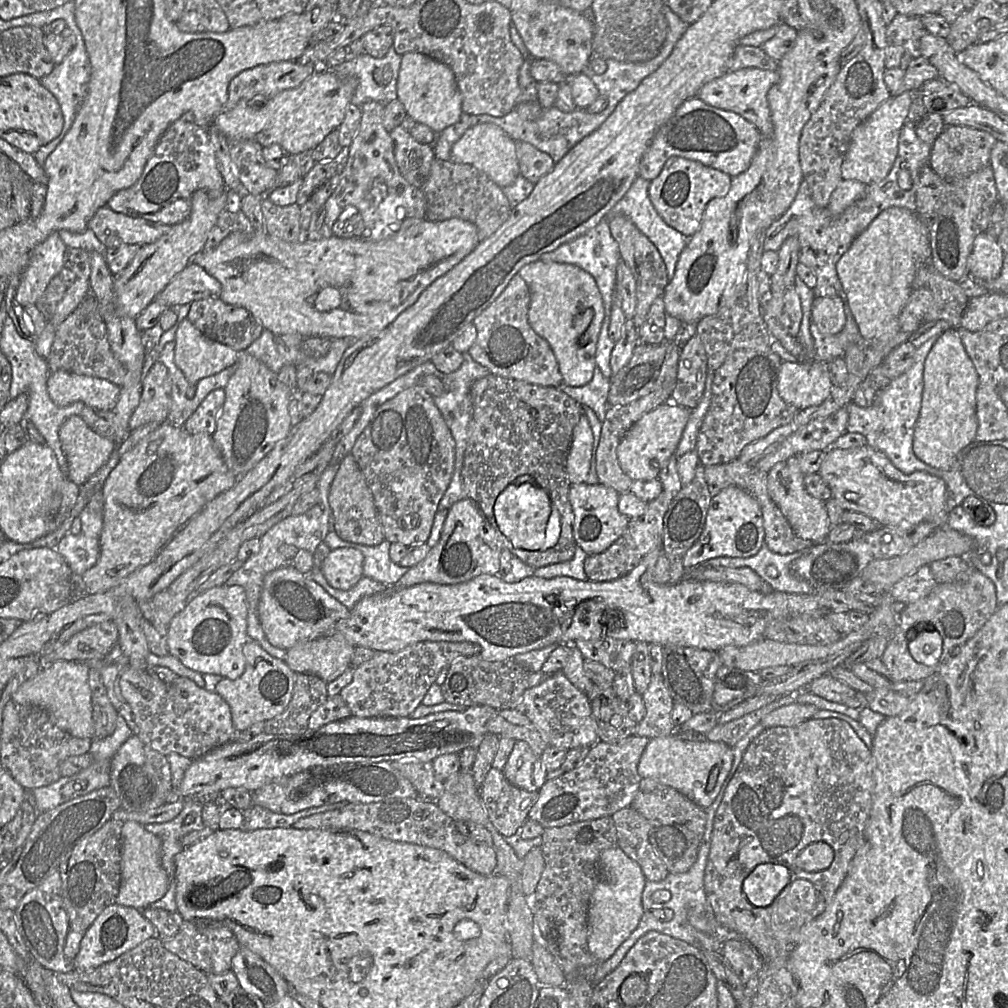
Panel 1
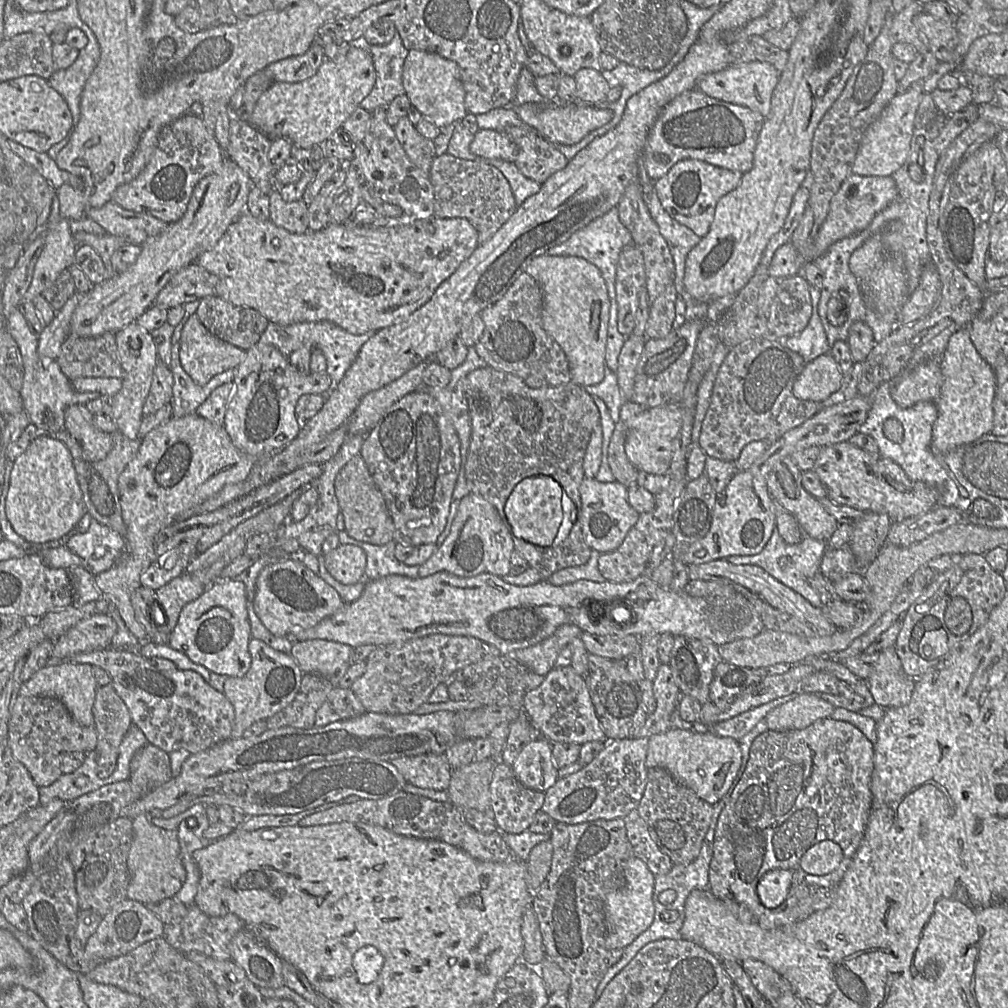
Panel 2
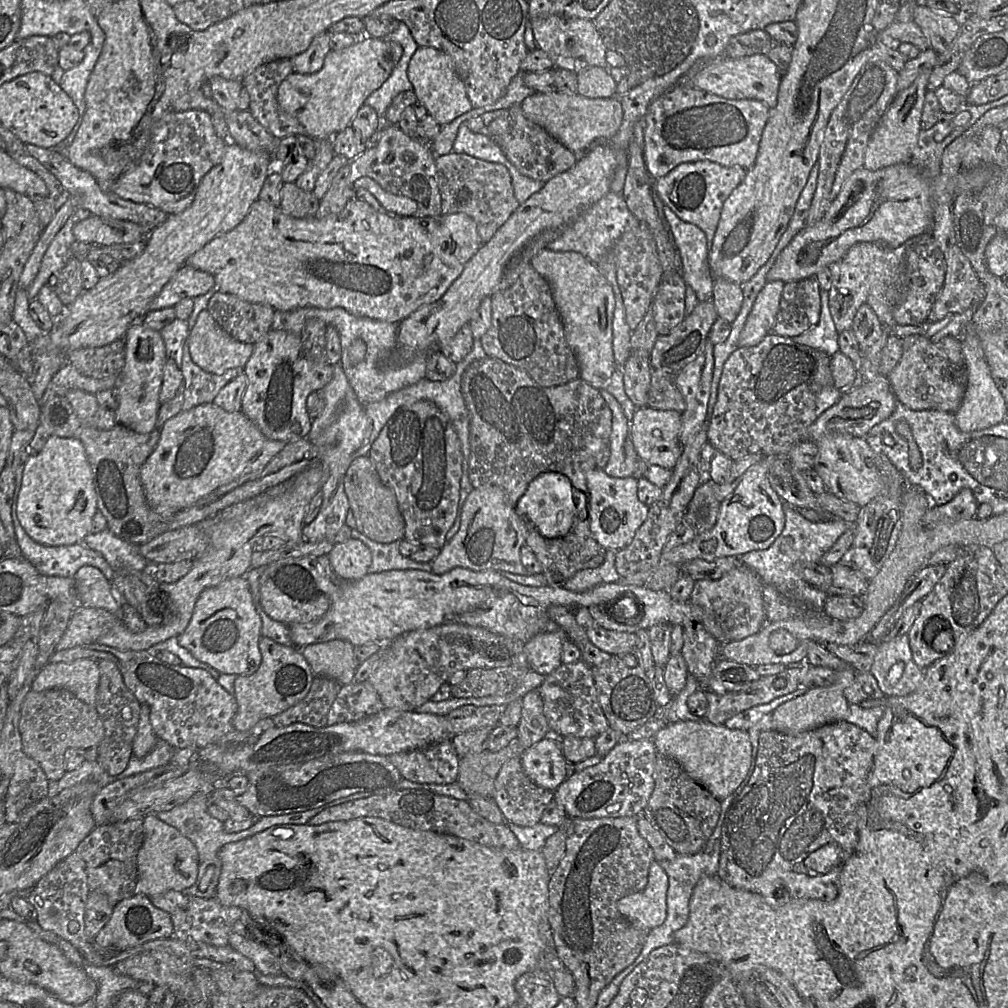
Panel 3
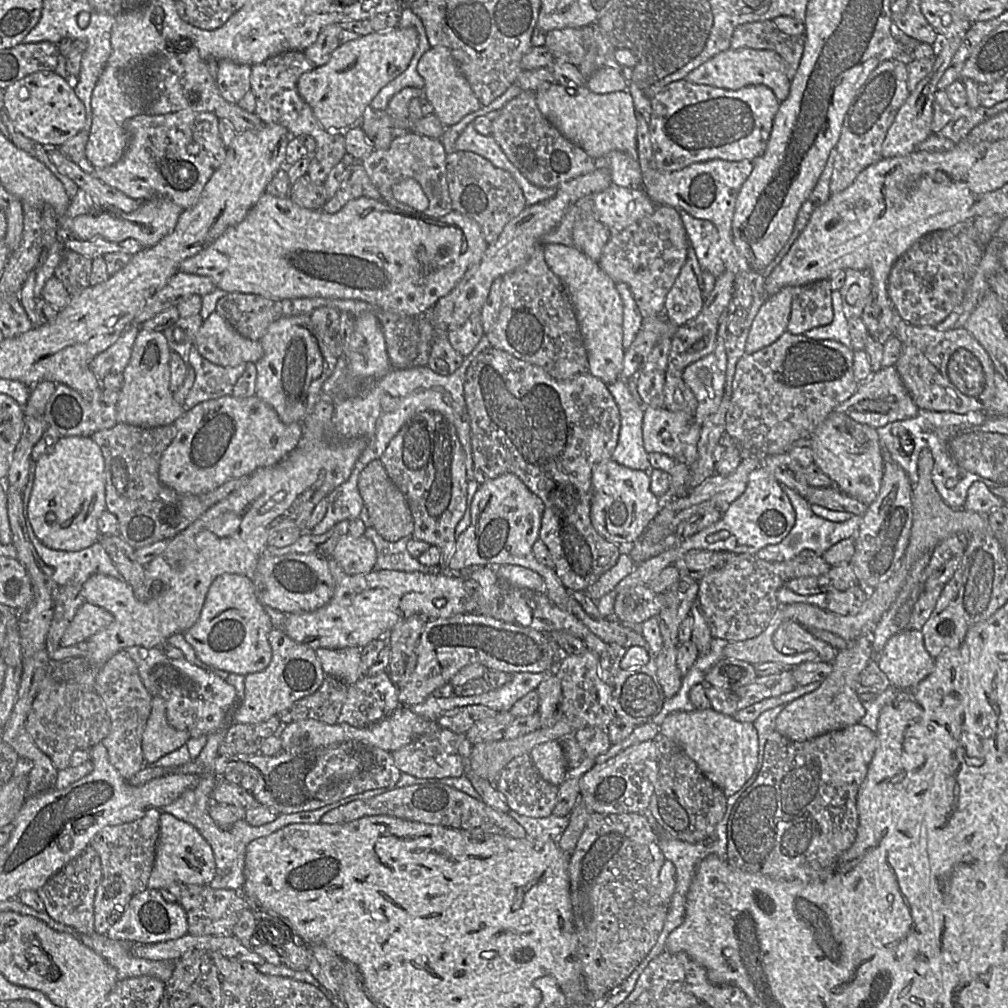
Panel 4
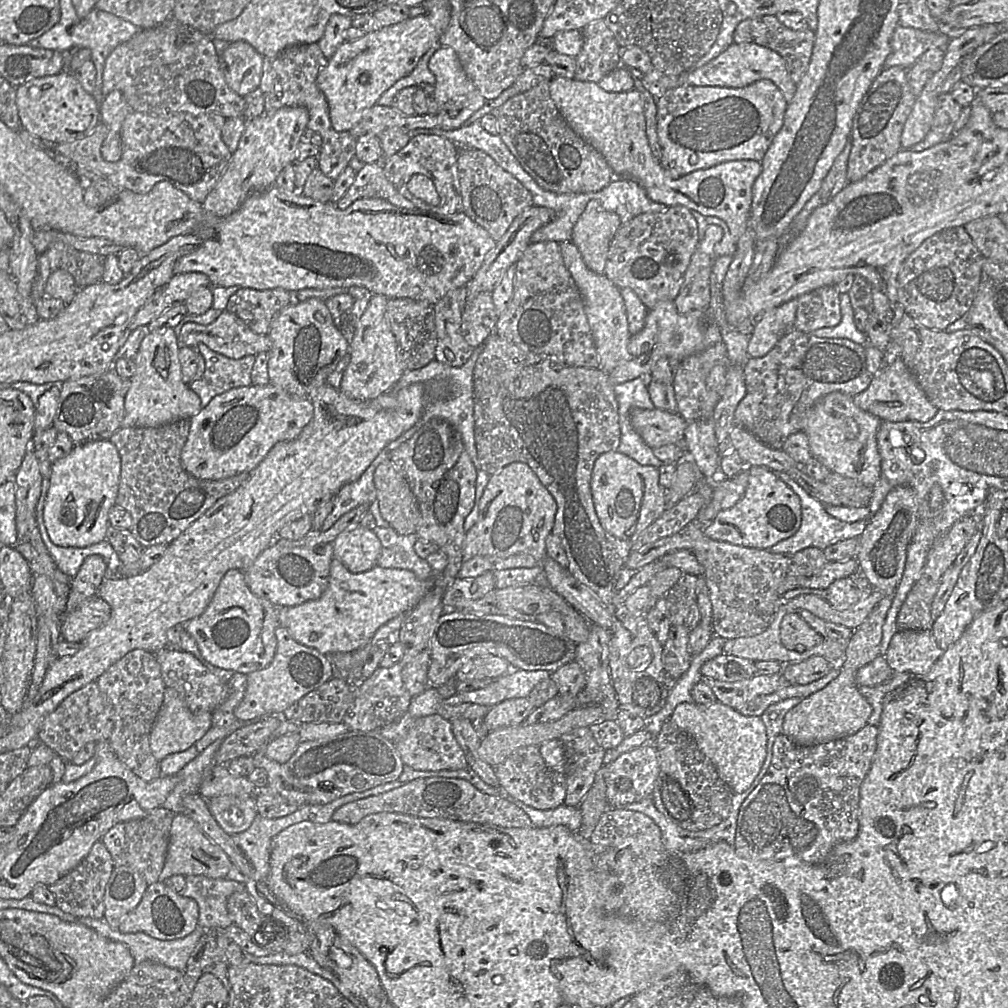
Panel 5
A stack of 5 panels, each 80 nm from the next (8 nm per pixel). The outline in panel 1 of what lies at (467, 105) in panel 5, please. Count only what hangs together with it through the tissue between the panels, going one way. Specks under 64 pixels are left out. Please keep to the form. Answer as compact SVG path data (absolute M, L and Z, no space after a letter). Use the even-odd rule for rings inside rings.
M408 52L402 55L397 79L397 100L416 123L425 124L436 134L455 124L463 114L462 96L452 69L427 55Z

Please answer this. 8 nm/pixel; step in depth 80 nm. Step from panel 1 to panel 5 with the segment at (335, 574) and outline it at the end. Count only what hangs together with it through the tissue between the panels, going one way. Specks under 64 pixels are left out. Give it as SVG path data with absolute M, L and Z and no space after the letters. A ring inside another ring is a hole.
M357 526L340 534L333 542L333 555L352 573L375 567L381 554L381 542L373 529Z

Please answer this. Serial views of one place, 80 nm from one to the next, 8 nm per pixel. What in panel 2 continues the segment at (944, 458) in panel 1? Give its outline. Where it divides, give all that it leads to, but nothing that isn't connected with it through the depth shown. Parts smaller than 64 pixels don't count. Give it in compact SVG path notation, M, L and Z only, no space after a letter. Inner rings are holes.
M965 329L954 332L940 356L942 385L934 402L937 418L932 427L930 449L936 457L944 457L955 448L970 443L993 427L992 403L996 397L993 369L979 355Z

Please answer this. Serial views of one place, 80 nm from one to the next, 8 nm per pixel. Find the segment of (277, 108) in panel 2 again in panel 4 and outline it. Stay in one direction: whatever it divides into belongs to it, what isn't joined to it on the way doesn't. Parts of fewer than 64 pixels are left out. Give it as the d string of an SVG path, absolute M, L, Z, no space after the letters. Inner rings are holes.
M414 27L372 32L340 44L327 64L300 76L298 93L326 130L344 132L358 125L378 92L408 68L417 47L418 31Z

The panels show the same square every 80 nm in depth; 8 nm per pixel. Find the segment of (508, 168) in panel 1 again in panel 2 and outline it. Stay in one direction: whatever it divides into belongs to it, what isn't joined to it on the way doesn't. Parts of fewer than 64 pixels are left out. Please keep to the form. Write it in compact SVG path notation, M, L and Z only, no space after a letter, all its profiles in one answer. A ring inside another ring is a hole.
M479 129L470 144L470 151L482 159L515 161L518 148L503 132L494 129Z

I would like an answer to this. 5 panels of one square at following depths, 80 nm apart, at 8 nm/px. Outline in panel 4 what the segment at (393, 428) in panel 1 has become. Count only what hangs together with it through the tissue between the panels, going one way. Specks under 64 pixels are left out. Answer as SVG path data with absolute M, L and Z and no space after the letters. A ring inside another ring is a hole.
M424 411L407 420L390 440L380 458L389 478L404 494L414 520L412 539L424 541L441 550L441 574L453 576L448 564L455 553L455 529L464 516L467 507L468 479L466 476L465 453L455 426L442 414Z

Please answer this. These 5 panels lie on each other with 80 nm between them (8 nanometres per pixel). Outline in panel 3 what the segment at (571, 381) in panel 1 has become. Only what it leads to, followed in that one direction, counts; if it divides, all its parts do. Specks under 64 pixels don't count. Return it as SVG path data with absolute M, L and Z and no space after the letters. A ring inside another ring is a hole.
M545 248L532 258L531 265L550 285L566 342L579 366L579 378L599 390L605 389L617 369L612 347L615 299L609 282L591 261L575 251L556 252Z

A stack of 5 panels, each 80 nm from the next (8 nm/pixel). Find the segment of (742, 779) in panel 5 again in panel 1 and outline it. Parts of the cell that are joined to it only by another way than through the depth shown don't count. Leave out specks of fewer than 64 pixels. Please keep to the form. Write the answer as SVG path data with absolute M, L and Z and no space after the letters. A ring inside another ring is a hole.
M677 731L649 740L639 760L637 771L642 779L652 778L670 786L707 809L719 794L733 764L733 748L724 742L688 741L679 738Z

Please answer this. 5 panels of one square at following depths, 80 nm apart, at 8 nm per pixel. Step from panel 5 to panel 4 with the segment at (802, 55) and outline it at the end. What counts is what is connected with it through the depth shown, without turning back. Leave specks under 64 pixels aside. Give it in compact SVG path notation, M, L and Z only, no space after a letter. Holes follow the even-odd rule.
M773 20L755 21L739 25L731 38L731 49L752 48L771 50L782 59L786 75L790 80L799 67L806 37L792 36L778 29Z

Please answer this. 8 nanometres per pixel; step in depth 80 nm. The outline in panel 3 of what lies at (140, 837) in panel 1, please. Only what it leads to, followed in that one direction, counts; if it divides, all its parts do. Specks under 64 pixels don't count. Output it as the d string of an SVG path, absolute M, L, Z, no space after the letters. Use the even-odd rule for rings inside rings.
M156 814L143 818L144 840L137 854L135 895L155 897L167 891L179 891L193 886L198 879L199 856L195 845L175 827L161 821Z

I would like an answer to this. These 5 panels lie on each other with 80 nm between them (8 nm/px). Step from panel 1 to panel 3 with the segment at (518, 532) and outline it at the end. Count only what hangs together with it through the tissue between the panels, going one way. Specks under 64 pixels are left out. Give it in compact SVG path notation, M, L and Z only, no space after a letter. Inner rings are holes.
M546 472L532 480L515 505L516 513L543 537L553 539L568 533L574 522L577 499L575 488L562 474Z

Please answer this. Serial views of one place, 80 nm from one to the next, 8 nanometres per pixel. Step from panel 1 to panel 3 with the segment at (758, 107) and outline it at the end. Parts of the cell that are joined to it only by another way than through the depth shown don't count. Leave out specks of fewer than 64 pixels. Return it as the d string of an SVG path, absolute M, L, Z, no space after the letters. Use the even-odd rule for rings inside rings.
M755 54L741 58L723 56L710 61L694 75L690 83L697 89L730 100L751 99L765 103L770 109L777 105L782 74L767 56Z

